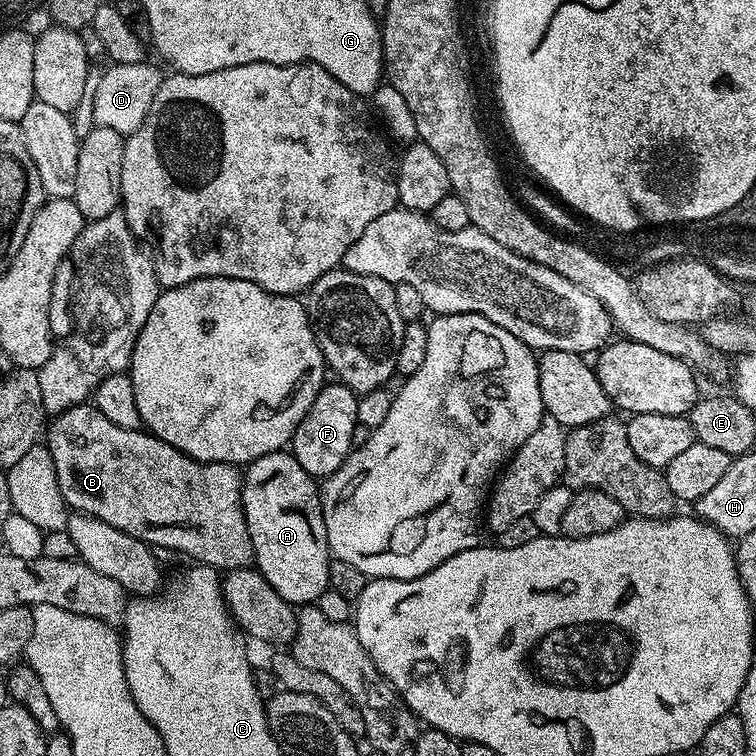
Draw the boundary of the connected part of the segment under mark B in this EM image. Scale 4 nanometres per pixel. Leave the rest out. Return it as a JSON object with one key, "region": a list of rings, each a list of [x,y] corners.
{"region":[[[92,402],[75,404],[75,406],[67,408],[64,412],[55,413],[47,425],[46,438],[47,436],[46,445],[50,456],[54,460],[55,473],[58,478],[58,486],[61,487],[62,498],[73,513],[98,518],[102,522],[106,522],[106,526],[114,526],[114,530],[122,530],[134,538],[145,540],[153,549],[169,548],[172,552],[181,552],[182,555],[189,556],[192,562],[200,566],[207,566],[217,570],[231,570],[234,568],[247,568],[253,563],[250,530],[246,526],[246,514],[244,513],[244,481],[241,469],[237,465],[195,460],[186,454],[182,454],[182,450],[162,442],[147,430],[126,430],[122,426],[114,426],[114,422],[110,422],[110,418],[106,418],[106,414],[102,414],[102,410],[98,410],[95,403]]]}

